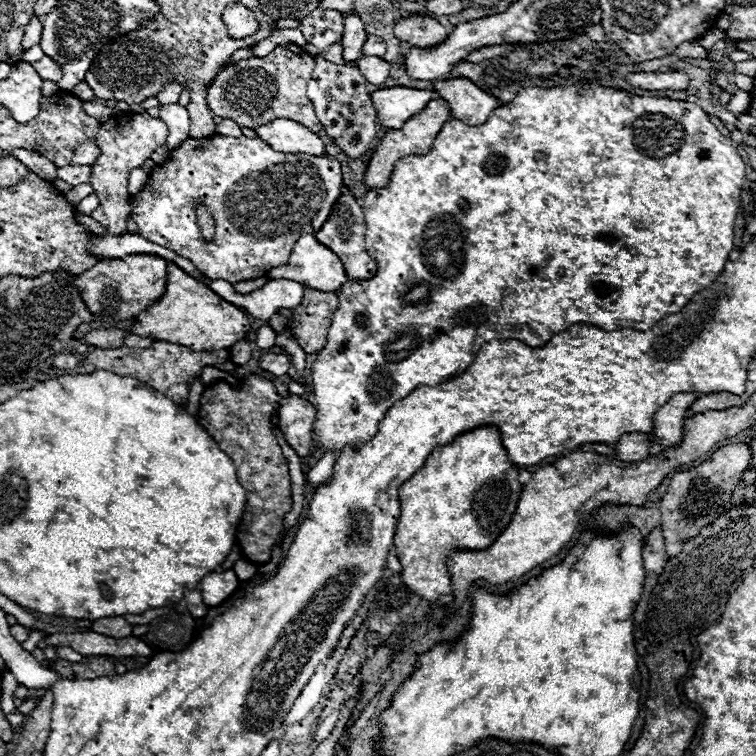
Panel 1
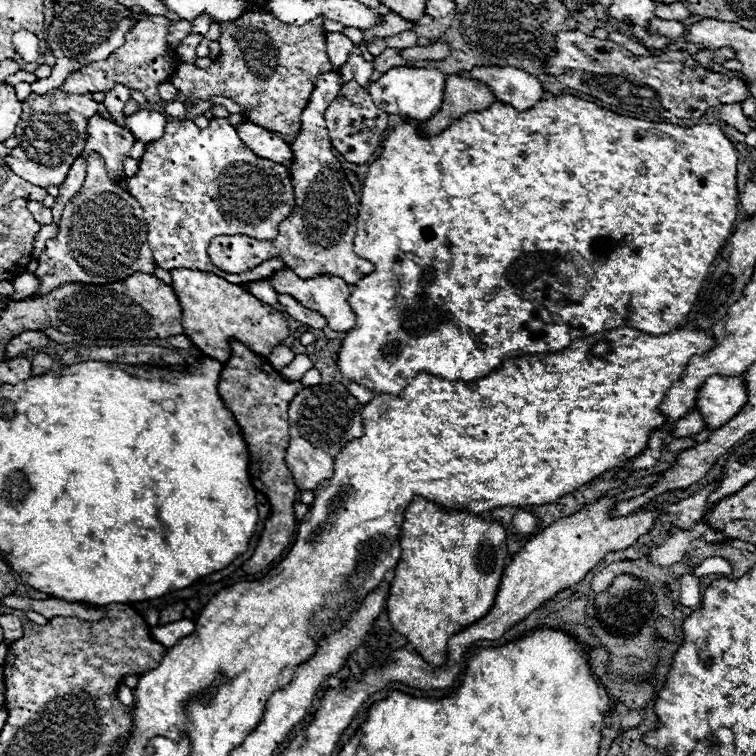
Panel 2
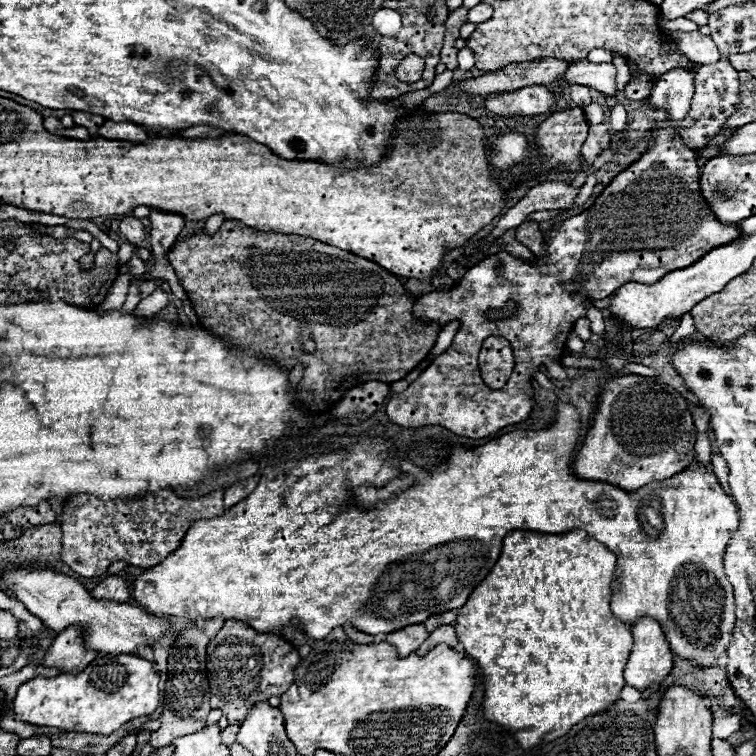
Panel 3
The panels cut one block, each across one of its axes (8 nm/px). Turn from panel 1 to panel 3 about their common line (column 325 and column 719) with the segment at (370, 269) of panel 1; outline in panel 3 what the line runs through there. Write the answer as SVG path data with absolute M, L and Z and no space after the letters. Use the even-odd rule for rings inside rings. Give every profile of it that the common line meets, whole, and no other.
M674 68L672 72L666 72L662 78L656 80L650 92L650 108L662 108L668 114L668 120L662 128L654 128L650 132L650 146L648 150L632 162L628 168L618 172L618 176L612 178L612 182L604 188L604 192L596 198L596 202L584 210L578 216L572 216L564 220L562 224L556 224L546 236L546 248L548 254L542 260L536 260L536 264L528 264L520 258L510 256L508 252L498 252L482 260L480 264L472 266L460 284L452 290L444 292L430 292L416 300L416 316L424 322L438 322L448 324L452 320L460 320L460 330L454 336L452 346L434 358L434 362L424 370L424 382L412 382L406 392L392 394L386 404L386 414L390 422L416 428L426 424L440 424L454 434L470 436L470 438L484 438L504 426L522 422L530 416L530 412L536 406L534 390L532 390L532 374L538 372L540 366L546 366L548 362L558 362L562 356L562 348L566 346L568 334L574 326L574 322L582 316L586 316L586 308L582 300L590 298L606 298L614 294L622 284L626 282L644 282L654 284L662 276L666 276L672 270L686 268L688 264L694 264L698 258L702 258L706 252L720 244L728 244L730 240L736 240L738 224L718 224L706 206L702 194L700 194L700 168L696 162L696 152L686 148L678 136L678 124L686 118L690 110L690 100L694 94L694 72ZM504 264L504 272L496 274L496 266ZM562 282L570 282L570 292L562 286ZM508 300L514 300L518 304L516 318L504 318L504 320L486 320L486 314L490 308L502 308ZM502 334L506 340L510 340L514 350L514 362L516 370L512 372L512 378L506 382L504 388L492 390L484 384L480 370L478 370L478 352L486 336Z

